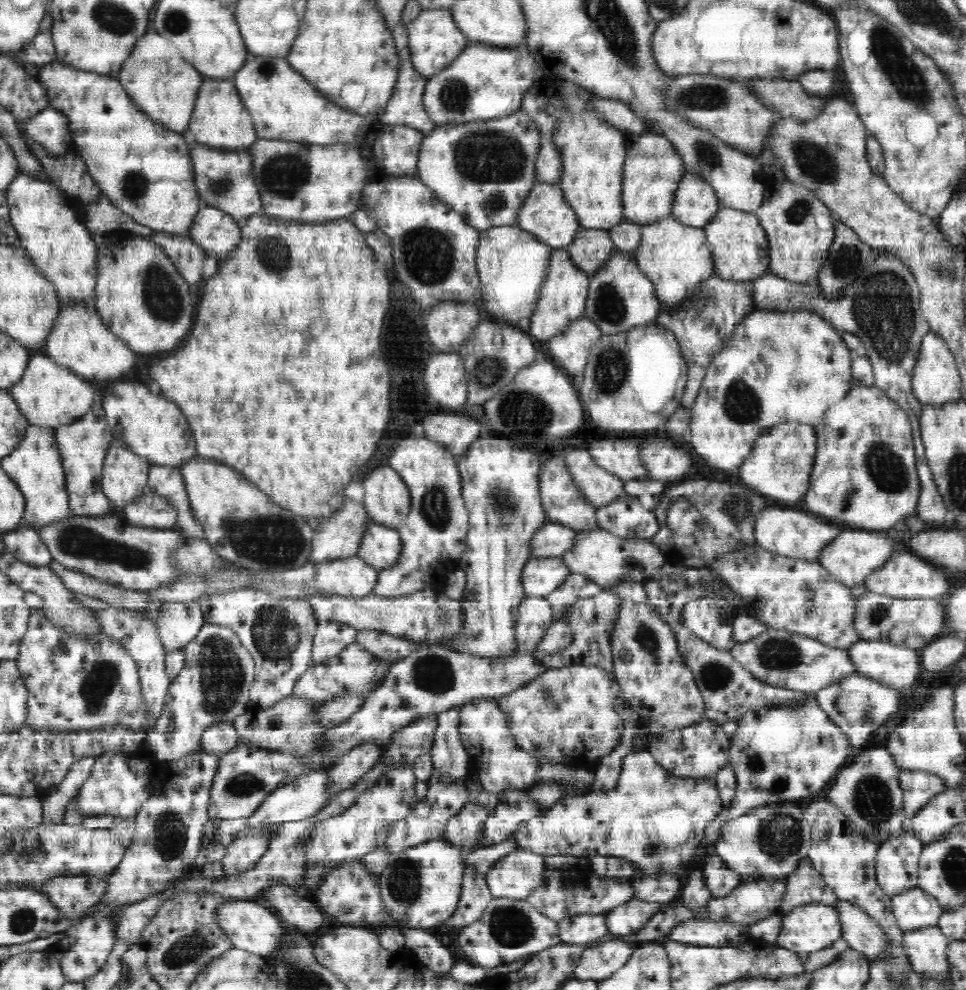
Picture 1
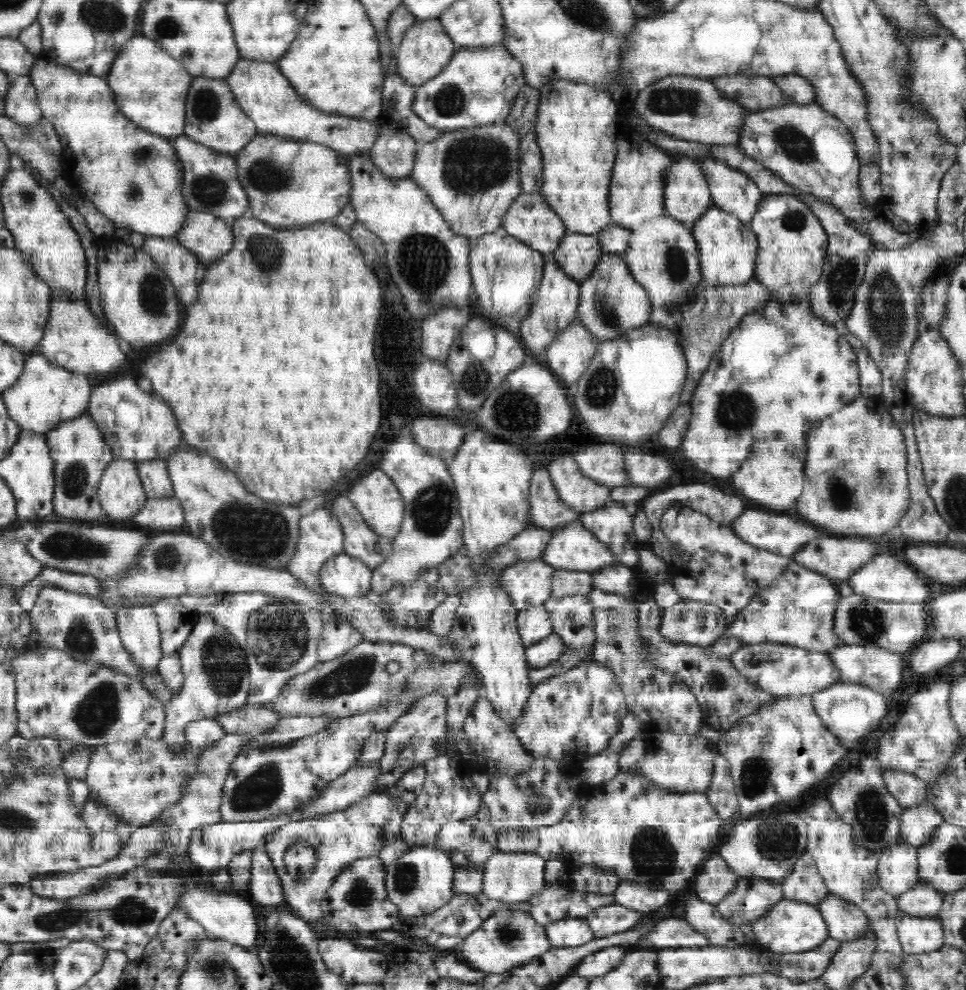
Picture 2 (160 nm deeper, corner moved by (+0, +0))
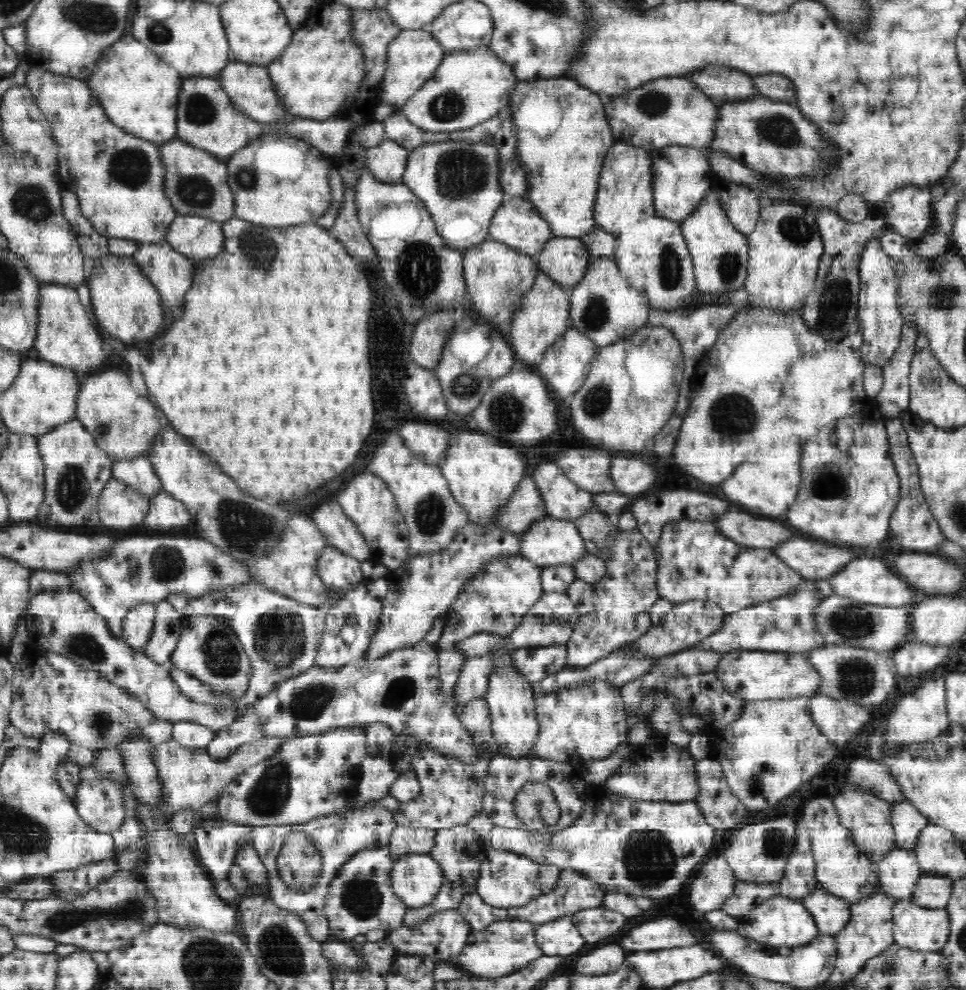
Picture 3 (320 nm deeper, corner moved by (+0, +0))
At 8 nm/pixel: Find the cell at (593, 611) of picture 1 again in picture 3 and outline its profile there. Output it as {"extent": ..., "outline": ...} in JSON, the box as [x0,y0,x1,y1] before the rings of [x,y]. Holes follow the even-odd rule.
{"extent":[528,592,580,628],"outline":[[[546,592],[542,594],[542,598],[530,608],[528,616],[532,617],[548,617],[558,624],[570,624],[576,628],[580,614],[576,612],[574,603],[563,592]]]}

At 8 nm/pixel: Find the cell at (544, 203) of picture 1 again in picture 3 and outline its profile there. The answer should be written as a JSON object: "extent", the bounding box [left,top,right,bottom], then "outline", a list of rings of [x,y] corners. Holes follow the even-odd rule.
{"extent":[487,195,554,255],"outline":[[[520,195],[508,197],[498,207],[490,223],[487,236],[487,239],[504,243],[510,249],[516,249],[522,254],[530,255],[540,253],[544,246],[546,246],[546,242],[552,240],[552,238],[554,236],[552,236],[549,222],[544,220],[535,211],[528,198]]]}

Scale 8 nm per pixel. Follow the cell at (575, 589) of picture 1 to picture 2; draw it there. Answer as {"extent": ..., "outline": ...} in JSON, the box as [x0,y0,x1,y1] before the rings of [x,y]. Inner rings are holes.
{"extent":[551,569,594,598],"outline":[[[556,569],[552,575],[551,584],[553,598],[587,596],[588,592],[594,590],[591,573],[588,571]]]}

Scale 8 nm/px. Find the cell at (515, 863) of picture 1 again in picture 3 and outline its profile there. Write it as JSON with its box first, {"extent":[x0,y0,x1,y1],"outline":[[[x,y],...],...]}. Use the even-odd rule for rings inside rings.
{"extent":[475,848,543,908],"outline":[[[488,848],[485,859],[481,862],[475,892],[494,908],[526,906],[530,900],[543,893],[540,870],[541,866],[534,862],[532,856]]]}

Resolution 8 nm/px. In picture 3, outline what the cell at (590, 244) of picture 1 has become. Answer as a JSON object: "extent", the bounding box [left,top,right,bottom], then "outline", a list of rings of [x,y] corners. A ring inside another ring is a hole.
{"extent":[533,236,592,289],"outline":[[[556,236],[546,242],[540,253],[533,255],[538,270],[560,286],[571,289],[582,280],[592,257],[580,237]]]}

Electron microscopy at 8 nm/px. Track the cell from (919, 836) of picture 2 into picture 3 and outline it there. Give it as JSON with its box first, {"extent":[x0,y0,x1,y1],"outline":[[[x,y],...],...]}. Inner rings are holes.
{"extent":[891,801,930,851],"outline":[[[910,801],[892,804],[891,823],[895,832],[895,846],[911,851],[916,846],[921,830],[930,824]]]}

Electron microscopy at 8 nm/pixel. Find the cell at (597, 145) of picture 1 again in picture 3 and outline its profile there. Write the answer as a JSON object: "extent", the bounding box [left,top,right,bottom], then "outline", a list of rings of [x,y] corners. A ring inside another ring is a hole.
{"extent":[506,76,616,238],"outline":[[[564,76],[540,79],[537,81],[518,81],[509,94],[509,103],[506,108],[508,111],[518,112],[528,98],[528,94],[536,90],[546,91],[548,96],[554,96],[558,100],[562,110],[561,126],[556,130],[552,137],[541,138],[532,130],[532,126],[526,126],[526,122],[518,122],[516,126],[516,150],[517,161],[520,167],[526,171],[527,192],[525,197],[529,199],[535,211],[546,221],[549,222],[552,236],[571,238],[581,237],[583,234],[596,228],[593,219],[593,208],[598,190],[600,172],[605,154],[616,141],[612,137],[610,122],[604,115],[605,97],[592,92],[590,89],[578,84],[574,79]]]}

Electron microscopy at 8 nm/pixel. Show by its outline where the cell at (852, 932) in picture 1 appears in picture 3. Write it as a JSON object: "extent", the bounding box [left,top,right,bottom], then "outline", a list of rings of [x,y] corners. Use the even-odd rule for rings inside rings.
{"extent":[800,886,851,935],"outline":[[[821,886],[800,901],[813,916],[820,933],[835,935],[849,921],[849,906],[851,903],[829,894]]]}

